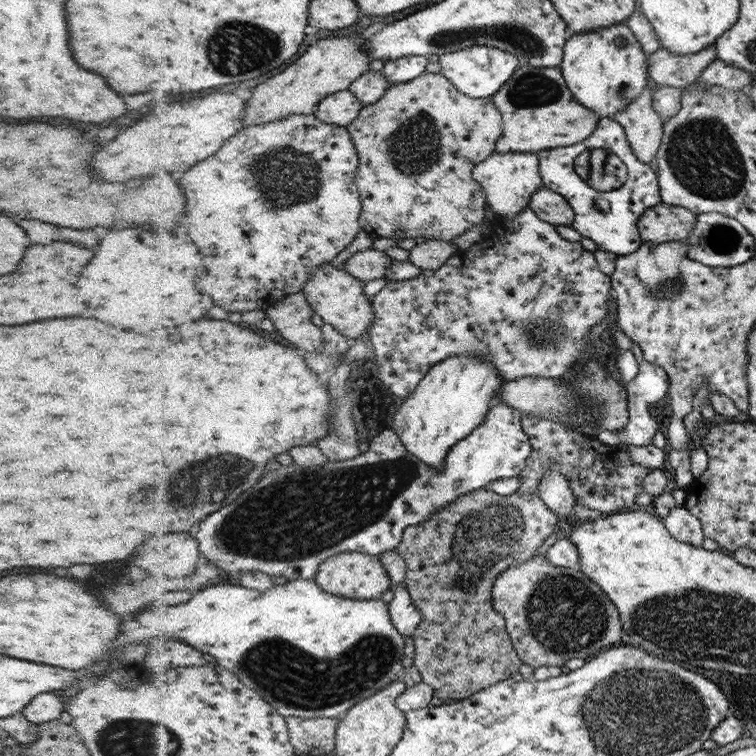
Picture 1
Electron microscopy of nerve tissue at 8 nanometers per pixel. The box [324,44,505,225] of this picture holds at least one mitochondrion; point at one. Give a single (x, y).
(412, 148)

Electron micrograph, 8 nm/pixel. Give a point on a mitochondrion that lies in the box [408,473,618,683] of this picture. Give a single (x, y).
(565, 615)

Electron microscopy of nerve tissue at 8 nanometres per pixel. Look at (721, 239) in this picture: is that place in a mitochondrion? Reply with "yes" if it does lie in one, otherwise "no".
yes

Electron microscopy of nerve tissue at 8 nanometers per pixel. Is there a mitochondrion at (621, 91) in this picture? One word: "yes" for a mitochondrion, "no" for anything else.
yes

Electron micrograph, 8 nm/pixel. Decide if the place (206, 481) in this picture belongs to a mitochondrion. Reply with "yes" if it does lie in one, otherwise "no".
yes

